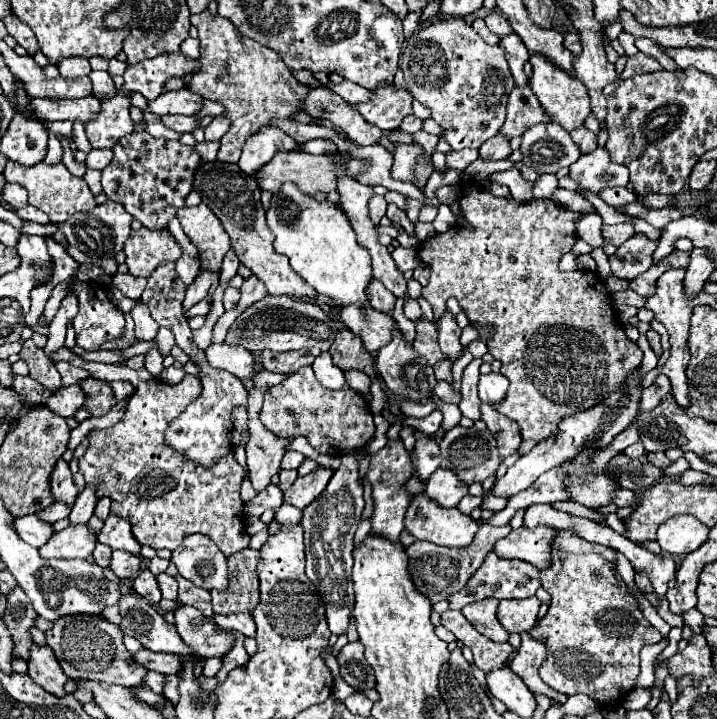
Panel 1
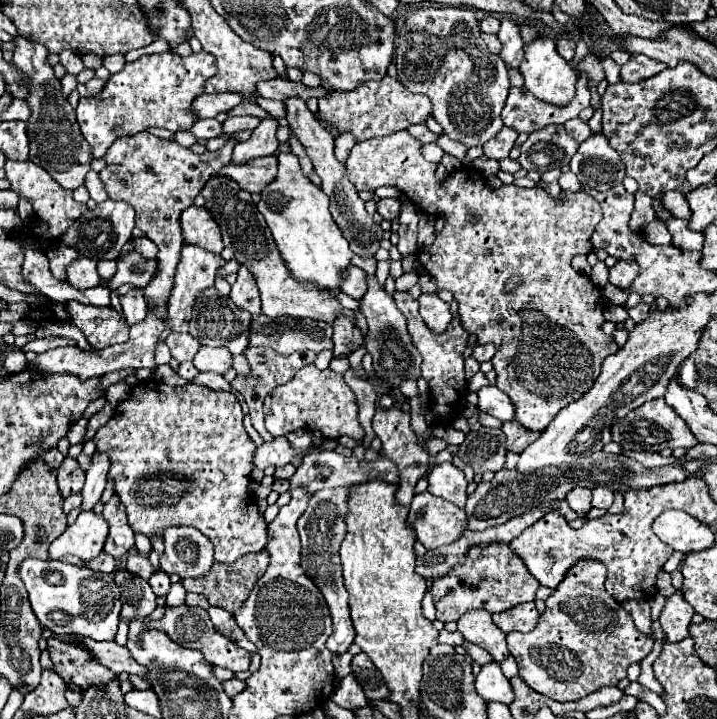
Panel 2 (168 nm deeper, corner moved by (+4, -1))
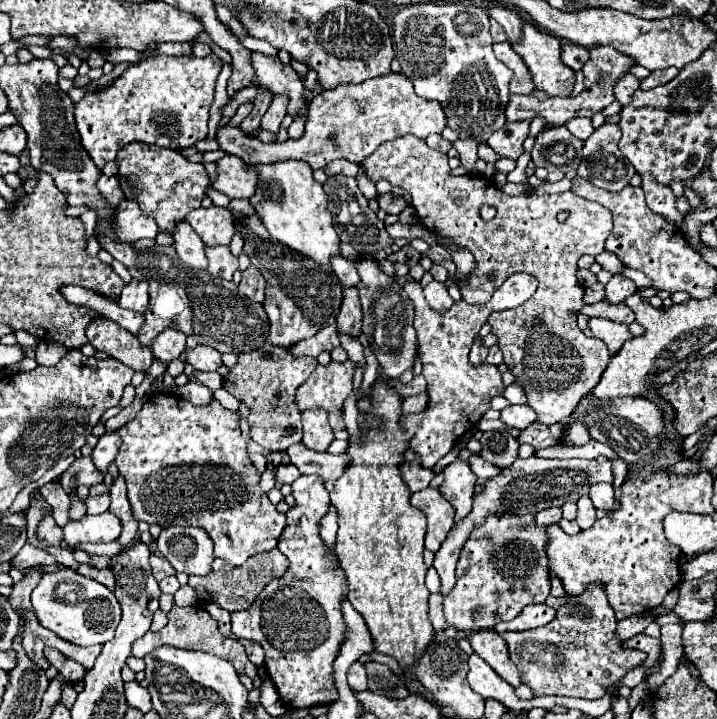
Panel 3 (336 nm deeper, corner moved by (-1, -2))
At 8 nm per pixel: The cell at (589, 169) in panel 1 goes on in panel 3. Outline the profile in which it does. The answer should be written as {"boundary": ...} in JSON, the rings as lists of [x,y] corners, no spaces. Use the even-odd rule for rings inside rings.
{"boundary":[[[606,122],[596,128],[584,142],[578,176],[608,192],[618,192],[628,186],[636,170],[618,150],[618,142],[620,128],[616,124]]]}

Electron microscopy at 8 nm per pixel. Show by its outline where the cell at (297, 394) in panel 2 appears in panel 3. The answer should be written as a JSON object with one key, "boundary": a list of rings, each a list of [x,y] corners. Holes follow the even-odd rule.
{"boundary":[[[350,360],[346,362],[330,362],[328,366],[316,366],[310,380],[306,380],[296,390],[294,404],[300,408],[300,412],[306,412],[310,408],[324,408],[330,418],[330,426],[334,432],[344,430],[344,414],[342,404],[352,392],[352,376],[354,376],[354,364]]]}

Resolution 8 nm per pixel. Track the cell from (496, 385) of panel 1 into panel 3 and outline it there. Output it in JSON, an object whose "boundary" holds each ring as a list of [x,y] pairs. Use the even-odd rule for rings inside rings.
{"boundary":[[[510,404],[508,408],[504,408],[504,410],[500,412],[500,420],[506,422],[508,426],[520,430],[520,428],[530,426],[530,422],[536,420],[536,414],[534,414],[534,410],[532,410],[530,406],[526,406],[526,404]]]}

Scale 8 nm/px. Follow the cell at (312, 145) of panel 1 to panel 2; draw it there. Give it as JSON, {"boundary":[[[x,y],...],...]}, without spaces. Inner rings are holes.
{"boundary":[[[281,153],[277,155],[277,161],[279,161],[277,177],[259,193],[261,201],[257,203],[257,209],[265,217],[267,227],[281,251],[281,257],[285,259],[295,279],[315,281],[323,289],[337,289],[341,283],[341,273],[349,267],[349,259],[353,257],[353,253],[349,249],[347,239],[341,235],[341,229],[337,227],[337,223],[329,213],[329,197],[311,181],[307,181],[307,177],[299,177],[299,159],[293,153]]]}

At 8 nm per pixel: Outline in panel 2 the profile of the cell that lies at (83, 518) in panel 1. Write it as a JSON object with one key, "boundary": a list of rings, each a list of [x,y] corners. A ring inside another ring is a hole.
{"boundary":[[[95,451],[91,457],[91,465],[87,469],[85,487],[81,491],[83,495],[83,509],[93,509],[93,505],[101,499],[101,493],[105,489],[105,479],[109,471],[109,457],[105,453]]]}

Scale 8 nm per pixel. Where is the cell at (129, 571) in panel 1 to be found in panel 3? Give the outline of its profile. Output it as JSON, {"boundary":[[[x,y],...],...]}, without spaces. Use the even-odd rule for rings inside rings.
{"boundary":[[[152,554],[152,556],[150,556],[150,566],[152,566],[152,576],[154,576],[158,582],[164,580],[166,576],[174,574],[174,568],[172,568],[170,562],[166,562],[162,556]]]}

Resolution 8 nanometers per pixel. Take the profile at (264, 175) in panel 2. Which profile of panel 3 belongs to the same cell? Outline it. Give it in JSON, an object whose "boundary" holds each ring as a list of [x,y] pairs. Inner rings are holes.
{"boundary":[[[226,154],[218,162],[218,178],[212,184],[218,192],[224,192],[228,198],[252,198],[258,184],[256,168],[248,168],[248,164],[238,158]]]}

